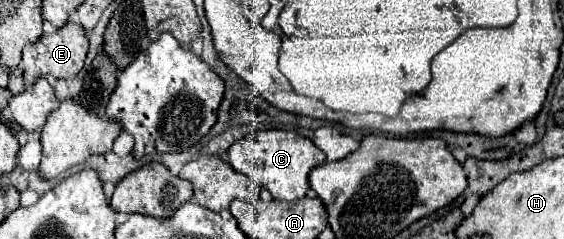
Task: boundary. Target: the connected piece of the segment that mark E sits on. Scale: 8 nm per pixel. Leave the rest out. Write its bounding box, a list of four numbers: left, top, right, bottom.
[23,23,89,85]

